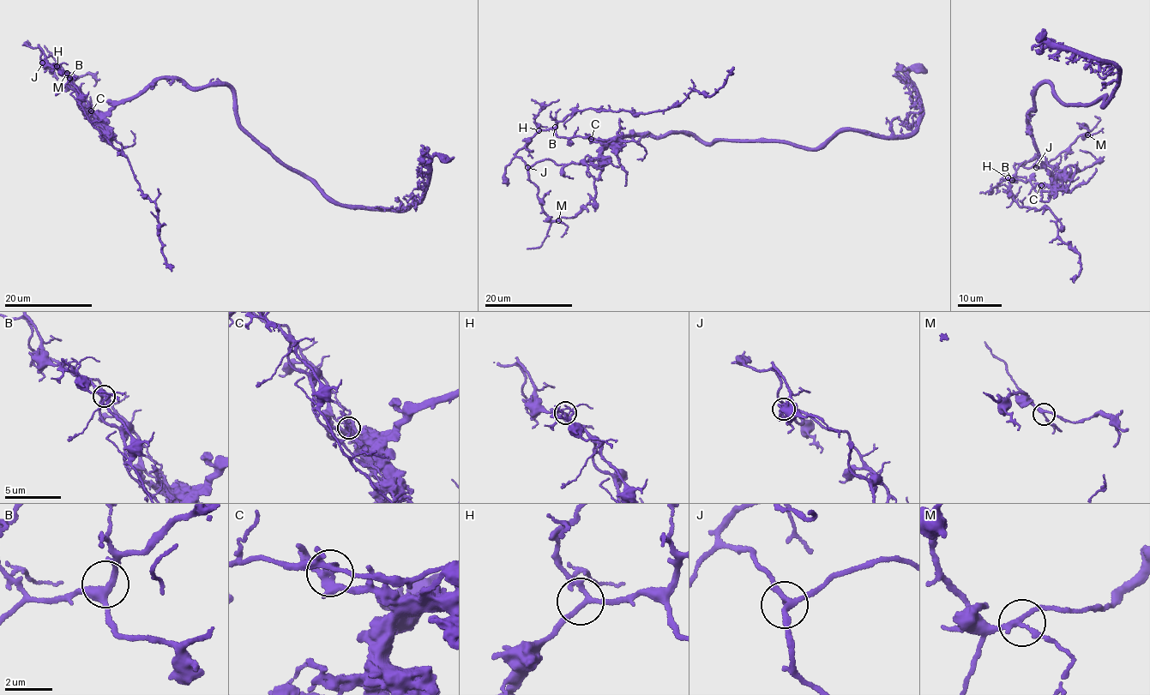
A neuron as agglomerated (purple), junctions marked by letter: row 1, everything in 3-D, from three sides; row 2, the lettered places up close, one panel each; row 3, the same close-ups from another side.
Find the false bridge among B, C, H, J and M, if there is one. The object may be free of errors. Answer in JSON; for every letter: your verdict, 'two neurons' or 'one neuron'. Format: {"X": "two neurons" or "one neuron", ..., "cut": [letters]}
{"B": "one neuron", "C": "two neurons", "H": "one neuron", "J": "one neuron", "M": "one neuron", "cut": ["C"]}

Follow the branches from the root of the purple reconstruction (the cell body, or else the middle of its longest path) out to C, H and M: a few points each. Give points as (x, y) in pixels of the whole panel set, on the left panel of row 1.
C: (174, 79), (161, 77), (153, 80), (135, 95), (120, 102), (99, 120), (96, 119), (91, 111)
H: (174, 79), (161, 77), (153, 80), (94, 122), (81, 110), (75, 90), (69, 88), (68, 77), (57, 66)
M: (174, 79), (153, 80), (99, 116), (83, 100), (67, 71), (47, 63), (40, 66), (60, 65), (67, 73)

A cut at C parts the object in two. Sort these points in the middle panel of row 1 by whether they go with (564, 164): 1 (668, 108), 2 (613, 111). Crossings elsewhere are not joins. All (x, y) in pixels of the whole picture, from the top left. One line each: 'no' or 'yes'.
1: yes
2: yes

